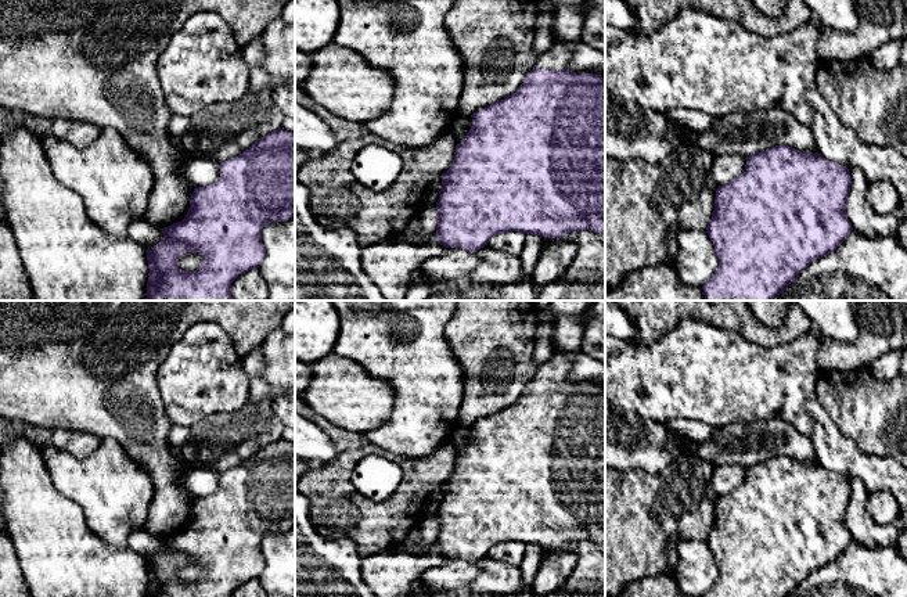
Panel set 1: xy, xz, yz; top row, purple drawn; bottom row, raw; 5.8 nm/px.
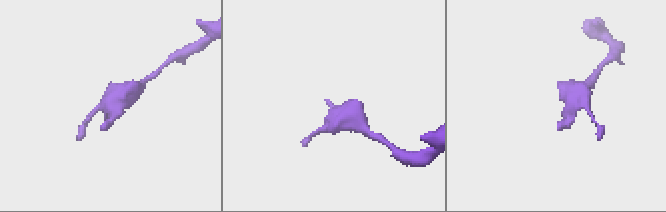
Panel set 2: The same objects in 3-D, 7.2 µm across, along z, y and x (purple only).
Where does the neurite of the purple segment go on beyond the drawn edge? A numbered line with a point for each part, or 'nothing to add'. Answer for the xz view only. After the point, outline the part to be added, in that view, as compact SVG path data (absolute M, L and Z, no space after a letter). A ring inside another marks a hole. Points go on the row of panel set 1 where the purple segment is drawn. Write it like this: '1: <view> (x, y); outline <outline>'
1: xz (558, 56); outline M555 42L546 53L537 57L536 65L540 69L562 71L572 58L571 48L564 42Z

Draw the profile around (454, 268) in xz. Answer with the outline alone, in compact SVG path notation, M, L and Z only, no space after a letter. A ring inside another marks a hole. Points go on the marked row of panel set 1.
M446 248L443 255L421 263L422 271L439 285L451 285L467 294L476 284L472 271L479 263L475 252L463 248Z

